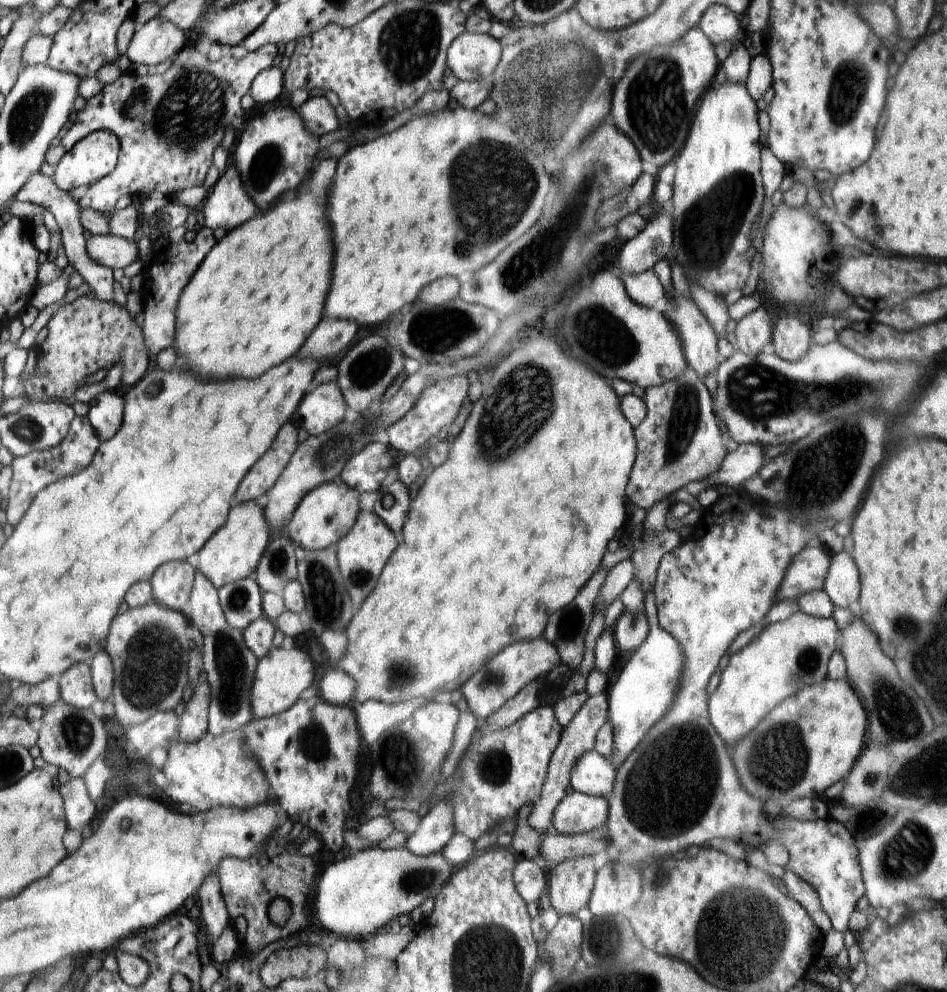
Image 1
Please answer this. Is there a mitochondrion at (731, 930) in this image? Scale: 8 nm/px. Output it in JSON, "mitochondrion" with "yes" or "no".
{"mitochondrion":"yes"}

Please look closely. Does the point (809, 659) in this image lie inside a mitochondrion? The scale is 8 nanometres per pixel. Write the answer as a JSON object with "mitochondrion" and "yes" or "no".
{"mitochondrion":"yes"}

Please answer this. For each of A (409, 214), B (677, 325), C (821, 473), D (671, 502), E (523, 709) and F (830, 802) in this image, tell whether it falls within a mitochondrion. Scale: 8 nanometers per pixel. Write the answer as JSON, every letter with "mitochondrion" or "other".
{"A":"other","B":"other","C":"mitochondrion","D":"other","E":"other","F":"other"}

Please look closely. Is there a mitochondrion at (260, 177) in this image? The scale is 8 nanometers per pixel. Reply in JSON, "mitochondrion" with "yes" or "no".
{"mitochondrion":"yes"}

